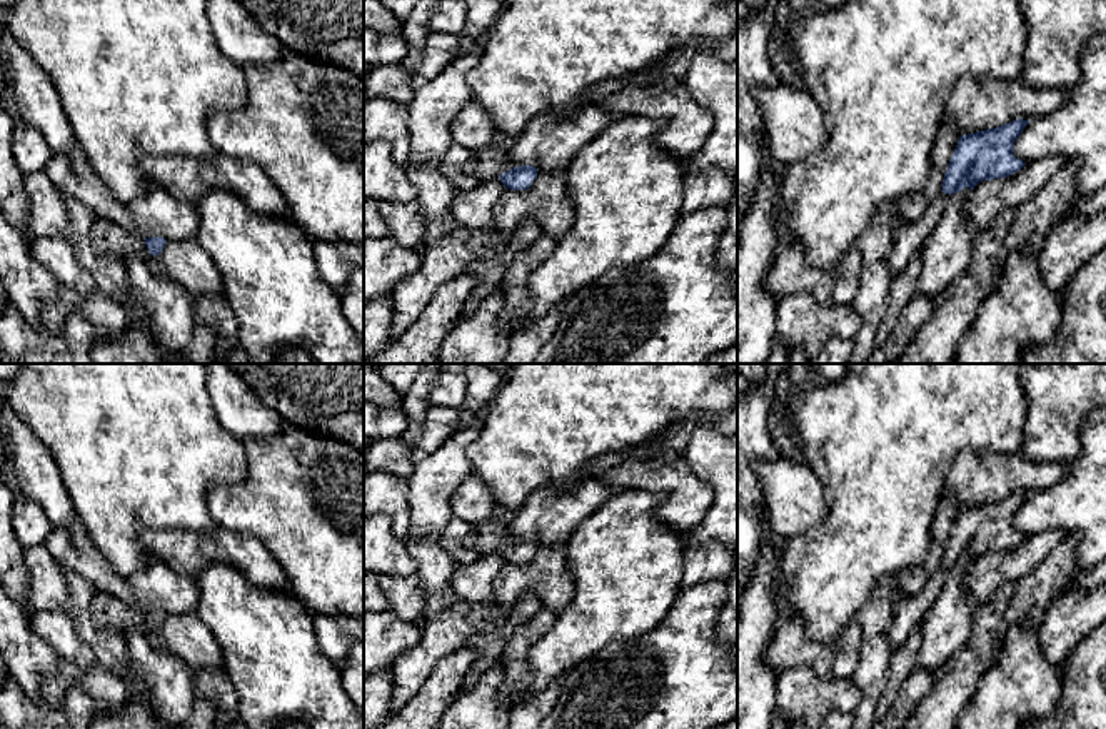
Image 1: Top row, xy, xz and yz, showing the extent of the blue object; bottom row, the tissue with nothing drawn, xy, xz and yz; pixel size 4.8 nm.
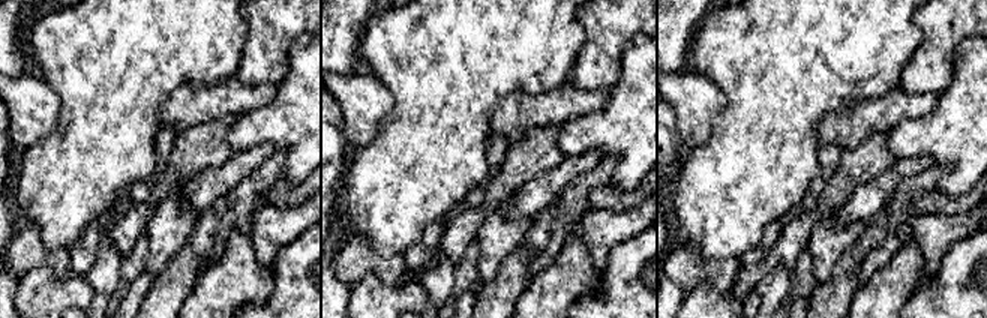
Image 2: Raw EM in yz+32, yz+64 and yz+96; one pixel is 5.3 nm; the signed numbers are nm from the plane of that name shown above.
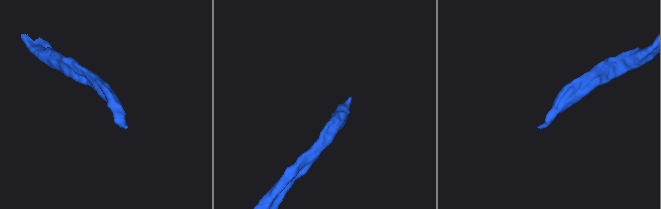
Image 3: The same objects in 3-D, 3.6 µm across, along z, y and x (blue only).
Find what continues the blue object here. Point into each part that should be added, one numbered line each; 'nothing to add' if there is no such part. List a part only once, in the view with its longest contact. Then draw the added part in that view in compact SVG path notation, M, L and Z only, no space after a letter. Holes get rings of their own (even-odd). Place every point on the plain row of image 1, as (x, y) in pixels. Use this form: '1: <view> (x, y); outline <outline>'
1: xz (491, 534); outline M497 510L492 519L484 520L480 525L472 525L464 537L464 544L474 549L479 556L490 554L500 547L512 544L515 539L507 532L507 514Z

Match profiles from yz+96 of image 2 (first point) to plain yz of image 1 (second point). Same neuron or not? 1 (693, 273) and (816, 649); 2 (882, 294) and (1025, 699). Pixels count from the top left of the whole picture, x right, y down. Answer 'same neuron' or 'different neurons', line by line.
1: same neuron
2: same neuron

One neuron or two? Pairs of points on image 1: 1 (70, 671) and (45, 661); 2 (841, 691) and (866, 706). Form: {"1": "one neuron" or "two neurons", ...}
{"1": "two neurons", "2": "two neurons"}

